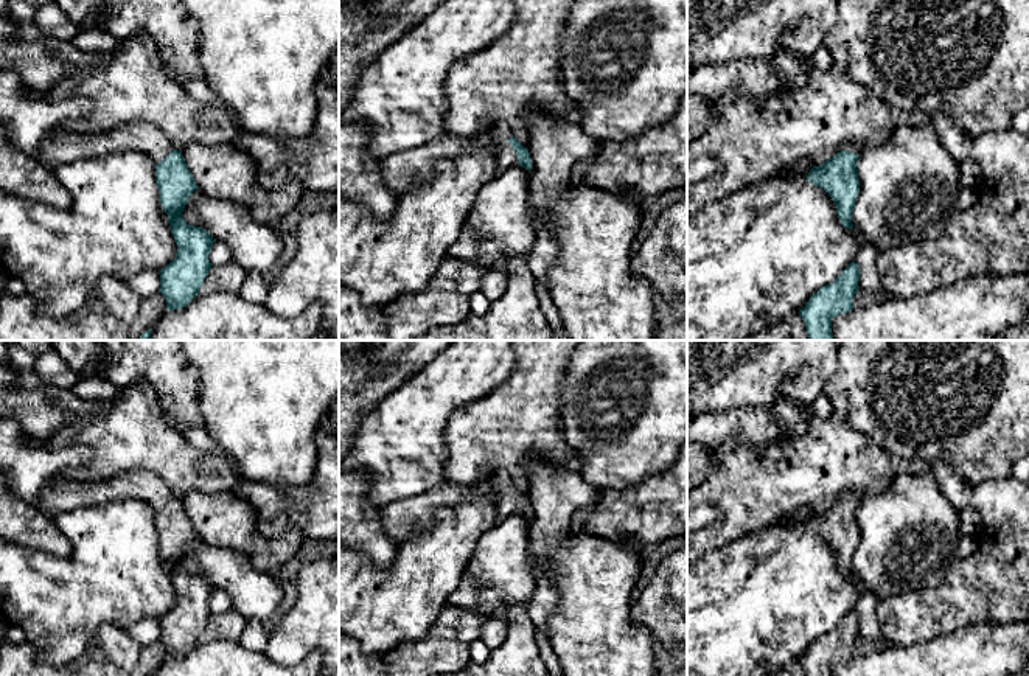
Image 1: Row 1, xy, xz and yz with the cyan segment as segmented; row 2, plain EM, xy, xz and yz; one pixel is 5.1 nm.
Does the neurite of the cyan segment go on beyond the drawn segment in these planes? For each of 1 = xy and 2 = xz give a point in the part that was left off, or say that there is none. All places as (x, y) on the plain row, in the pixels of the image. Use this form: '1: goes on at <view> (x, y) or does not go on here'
1: goes on at xy (61, 494)
2: goes on at xz (401, 519)

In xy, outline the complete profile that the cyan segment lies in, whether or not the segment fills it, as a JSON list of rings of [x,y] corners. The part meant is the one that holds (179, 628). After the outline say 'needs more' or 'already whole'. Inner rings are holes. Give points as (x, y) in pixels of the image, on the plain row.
[[[132,469],[99,482],[76,482],[59,476],[44,488],[40,510],[56,517],[64,511],[124,499],[145,500],[155,510],[160,552],[177,594],[176,606],[160,619],[159,642],[166,648],[166,659],[185,656],[199,642],[213,614],[208,603],[215,587],[182,566],[188,545],[197,538],[182,499],[174,497],[157,474]]]; needs more

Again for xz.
[[[445,483],[443,486],[431,490],[421,496],[382,507],[381,521],[387,535],[399,547],[413,533],[421,533],[432,527],[434,513],[437,508],[455,507],[463,500],[474,500],[480,496],[496,497],[496,522],[501,522],[514,513],[521,513],[528,519],[532,517],[532,505],[528,497],[524,496],[514,485],[510,488],[497,486],[493,490],[490,485],[457,486]]]; needs more

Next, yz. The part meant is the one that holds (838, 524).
[[[849,490],[842,499],[813,514],[807,524],[808,530],[822,536],[835,550],[836,563],[846,577],[853,577],[852,561],[860,541],[856,510],[863,493]]]; needs more

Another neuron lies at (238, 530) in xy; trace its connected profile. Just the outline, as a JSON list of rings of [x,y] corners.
[[[233,490],[213,494],[193,491],[182,497],[182,504],[201,539],[246,555],[261,572],[280,570],[297,556],[306,539],[297,527],[275,538],[263,536],[255,510]]]

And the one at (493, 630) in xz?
[[[491,615],[482,622],[480,639],[490,650],[497,648],[504,642],[507,625],[507,619],[501,615]]]

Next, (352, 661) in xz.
[[[339,632],[339,676],[387,676],[385,653],[367,656],[358,640]]]

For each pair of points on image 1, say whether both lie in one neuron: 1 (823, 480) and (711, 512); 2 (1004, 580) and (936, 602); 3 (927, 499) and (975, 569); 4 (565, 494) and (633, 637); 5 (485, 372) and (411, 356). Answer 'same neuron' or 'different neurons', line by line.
1: different neurons
2: same neuron
3: different neurons
4: same neuron
5: different neurons

